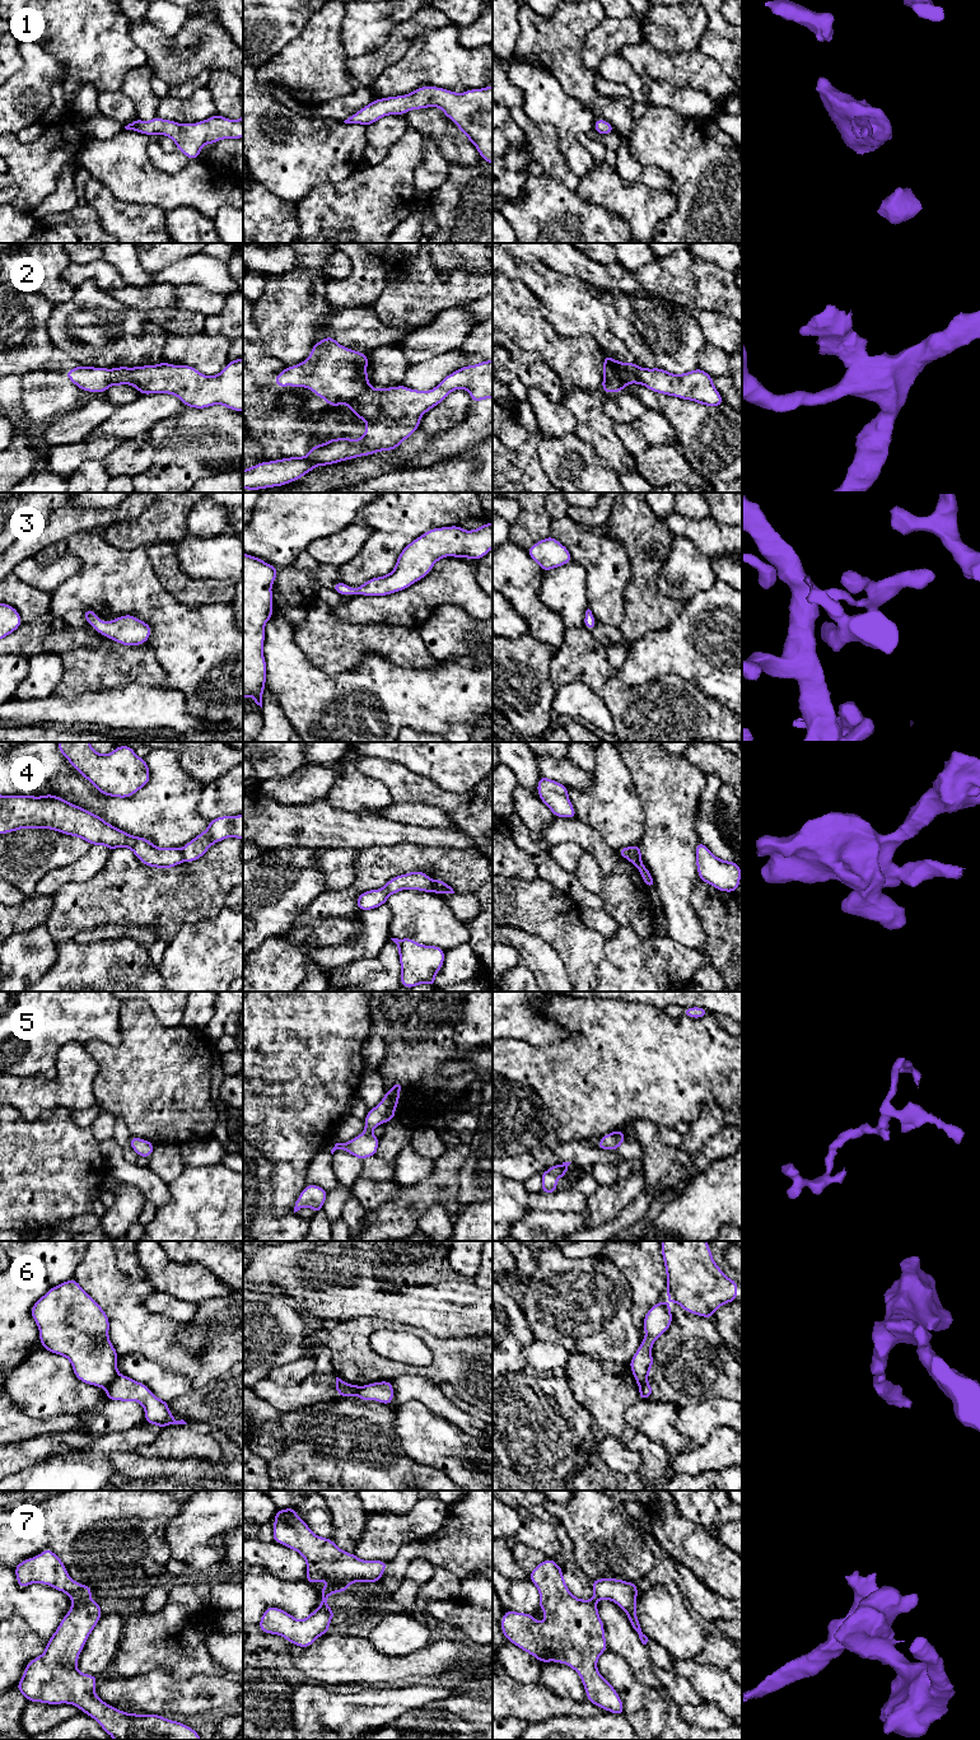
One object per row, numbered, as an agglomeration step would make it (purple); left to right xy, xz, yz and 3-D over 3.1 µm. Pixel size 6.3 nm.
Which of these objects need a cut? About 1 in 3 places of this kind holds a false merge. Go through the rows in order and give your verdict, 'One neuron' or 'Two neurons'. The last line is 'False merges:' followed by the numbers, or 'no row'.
1: One neuron
2: Two neurons
3: One neuron
4: Two neurons
5: One neuron
6: Two neurons
7: Two neurons
False merges: 2, 4, 6, 7

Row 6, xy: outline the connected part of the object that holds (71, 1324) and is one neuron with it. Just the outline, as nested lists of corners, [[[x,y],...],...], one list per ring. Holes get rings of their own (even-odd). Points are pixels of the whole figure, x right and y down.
[[[74,1279],[52,1287],[31,1309],[39,1330],[42,1348],[66,1357],[81,1382],[106,1389],[118,1375],[118,1354],[109,1340],[109,1320],[104,1310]]]

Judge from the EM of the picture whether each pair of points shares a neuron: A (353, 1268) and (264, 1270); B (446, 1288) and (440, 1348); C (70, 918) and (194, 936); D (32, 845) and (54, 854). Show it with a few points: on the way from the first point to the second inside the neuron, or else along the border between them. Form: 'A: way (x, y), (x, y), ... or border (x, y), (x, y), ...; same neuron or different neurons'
A: way (331, 1256), (285, 1256); same neuron
B: border (414, 1325), (438, 1337), (472, 1337); different neurons
C: border (204, 919), (186, 924), (168, 945); different neurons
D: way (37, 847), (48, 850); same neuron

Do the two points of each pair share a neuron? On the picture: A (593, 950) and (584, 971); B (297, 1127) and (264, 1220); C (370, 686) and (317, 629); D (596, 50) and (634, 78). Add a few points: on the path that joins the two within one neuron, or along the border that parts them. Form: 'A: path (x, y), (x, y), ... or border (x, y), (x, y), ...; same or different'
A: path (588, 955), (584, 959), (584, 966); same
B: border (271, 1167), (272, 1212), (281, 1217); different
C: border (382, 657), (368, 654), (353, 670), (325, 673); different
D: border (616, 51), (602, 60), (598, 71); different

